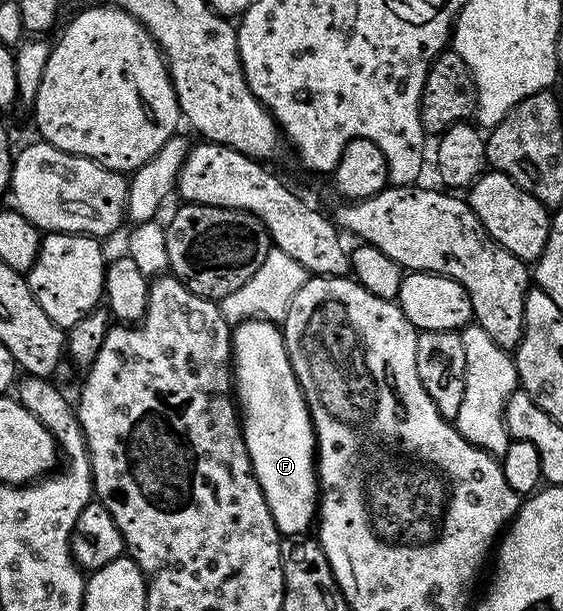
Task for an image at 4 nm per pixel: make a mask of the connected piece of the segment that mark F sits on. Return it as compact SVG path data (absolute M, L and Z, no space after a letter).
M249 319L239 322L231 330L231 334L234 397L242 406L244 442L248 448L248 458L252 460L252 474L258 479L260 489L270 507L270 515L280 528L281 534L307 534L304 532L311 525L313 528L318 517L316 433L312 429L312 417L308 414L304 393L290 367L283 332L271 321Z

